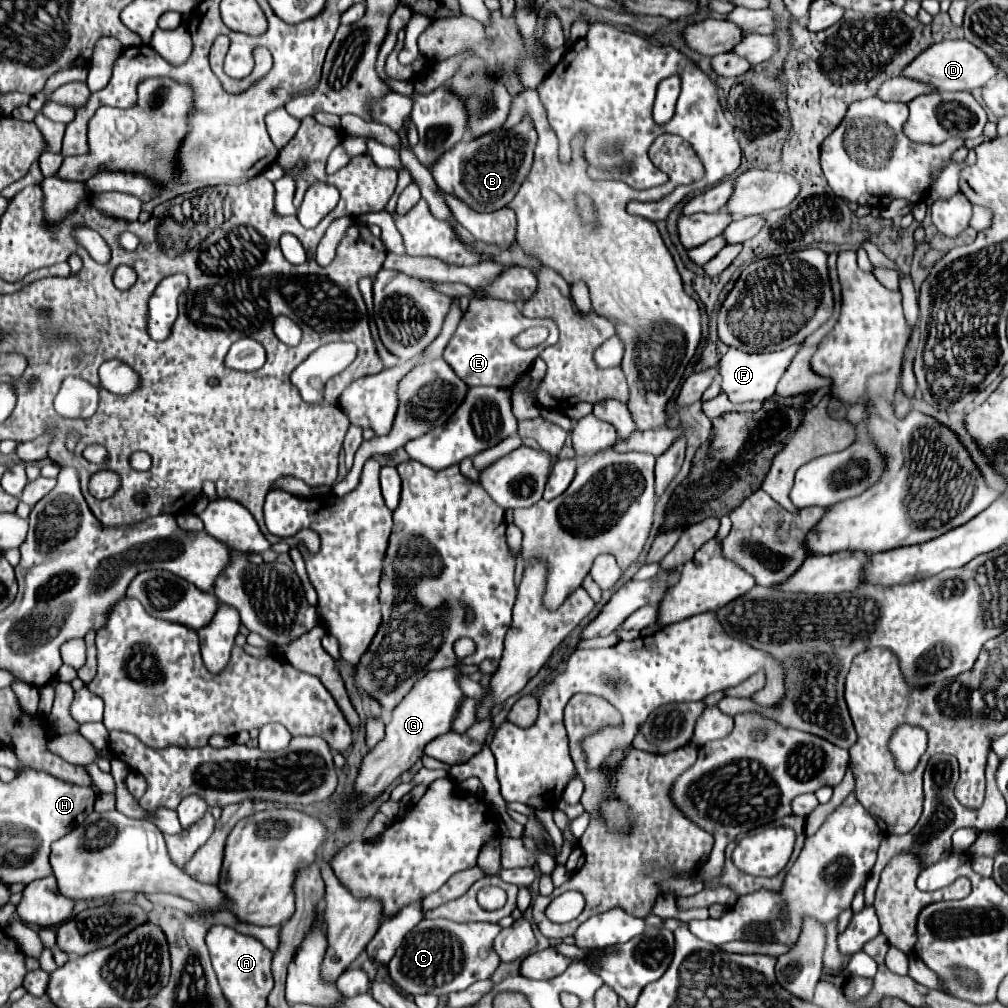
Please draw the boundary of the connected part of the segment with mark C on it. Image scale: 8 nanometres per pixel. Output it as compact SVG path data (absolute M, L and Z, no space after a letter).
M422 919L406 937L404 943L394 953L388 971L394 985L406 995L448 995L454 991L462 991L476 981L490 979L490 975L500 965L498 955L492 951L492 941L500 933L500 925L496 923L456 923L450 919Z

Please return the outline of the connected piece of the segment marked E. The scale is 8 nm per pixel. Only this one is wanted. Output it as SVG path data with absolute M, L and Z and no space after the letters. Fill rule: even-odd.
M480 297L480 299L472 299L468 309L464 311L454 337L450 339L448 347L444 349L444 359L446 359L446 363L452 365L456 375L470 387L472 385L492 385L492 387L508 389L508 387L514 387L514 383L520 375L530 371L530 365L542 353L542 349L554 345L556 341L558 341L558 325L554 323L554 319L550 319L550 317L530 319L530 317L524 317L520 313L518 305L512 301ZM534 325L546 325L550 329L548 339L532 349L516 347L512 337L516 337L520 331L534 327Z

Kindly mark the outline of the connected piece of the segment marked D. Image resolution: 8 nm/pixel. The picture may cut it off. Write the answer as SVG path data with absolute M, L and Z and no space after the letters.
M944 39L934 43L902 69L902 77L934 85L938 91L974 91L976 87L984 87L994 75L994 63L966 39Z

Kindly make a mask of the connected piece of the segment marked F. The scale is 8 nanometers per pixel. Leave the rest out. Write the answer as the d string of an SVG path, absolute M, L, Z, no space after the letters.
M792 345L788 349L776 351L776 353L742 353L738 349L728 349L722 359L718 361L718 375L720 375L720 391L728 395L732 403L746 403L746 401L766 401L774 395L776 383L780 381L782 373L786 371L786 365L790 363L790 357L798 351L798 345Z

